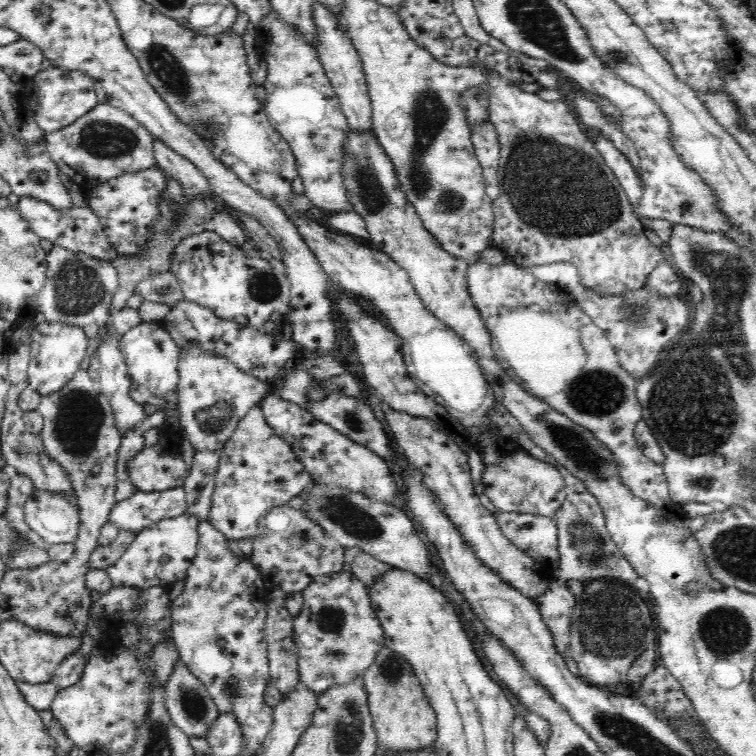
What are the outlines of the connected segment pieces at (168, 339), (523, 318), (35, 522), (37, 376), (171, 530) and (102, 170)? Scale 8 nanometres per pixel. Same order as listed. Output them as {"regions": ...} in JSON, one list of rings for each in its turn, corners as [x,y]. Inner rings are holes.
{"regions":[[[[143,321],[139,326],[121,335],[119,345],[133,382],[146,385],[154,396],[160,396],[160,398],[177,390],[180,348],[166,328],[154,321]]],[[[478,258],[468,266],[466,272],[468,293],[490,333],[492,348],[496,358],[500,360],[500,366],[528,392],[548,402],[548,405],[565,414],[571,421],[592,431],[594,437],[612,451],[624,486],[636,497],[656,507],[659,513],[663,512],[666,518],[670,518],[668,521],[682,529],[687,518],[683,505],[672,502],[662,465],[644,456],[635,437],[636,423],[643,419],[642,405],[637,397],[637,382],[620,366],[616,351],[604,331],[594,325],[570,294],[554,283],[545,283],[517,264],[505,262],[490,265]]],[[[35,490],[24,504],[25,521],[48,544],[59,545],[73,543],[78,536],[80,526],[79,507],[74,506],[63,494],[48,490]]],[[[42,322],[31,332],[30,362],[27,368],[29,387],[41,396],[56,392],[72,380],[74,373],[80,370],[80,362],[86,359],[88,337],[80,326],[71,326],[62,322]]],[[[187,512],[174,518],[153,522],[141,530],[130,543],[118,562],[108,566],[108,577],[113,586],[130,586],[147,589],[153,586],[168,586],[186,578],[188,567],[196,558],[198,550],[199,520]]],[[[100,102],[76,122],[46,134],[44,139],[59,170],[85,191],[120,174],[148,170],[157,164],[152,133],[126,111]]]]}

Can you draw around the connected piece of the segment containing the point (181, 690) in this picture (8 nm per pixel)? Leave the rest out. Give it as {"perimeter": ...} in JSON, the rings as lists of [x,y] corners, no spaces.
{"perimeter":[[[177,662],[172,676],[166,681],[166,709],[172,718],[172,723],[188,737],[194,736],[195,738],[206,738],[208,728],[214,724],[219,715],[219,710],[203,682],[182,662]]]}

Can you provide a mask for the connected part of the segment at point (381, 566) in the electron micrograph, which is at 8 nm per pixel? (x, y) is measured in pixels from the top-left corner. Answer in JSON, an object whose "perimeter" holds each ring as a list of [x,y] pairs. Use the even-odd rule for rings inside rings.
{"perimeter":[[[358,547],[345,548],[344,552],[345,562],[350,566],[351,573],[366,583],[366,586],[375,583],[377,578],[380,578],[384,572],[394,568],[391,564],[374,558]]]}

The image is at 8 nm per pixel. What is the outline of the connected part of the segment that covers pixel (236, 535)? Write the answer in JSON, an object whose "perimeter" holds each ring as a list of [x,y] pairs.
{"perimeter":[[[258,404],[240,419],[224,445],[207,520],[229,540],[230,551],[245,558],[237,541],[253,539],[262,516],[274,507],[286,505],[294,496],[304,495],[311,483],[311,474],[296,458],[292,447],[272,430]]]}

